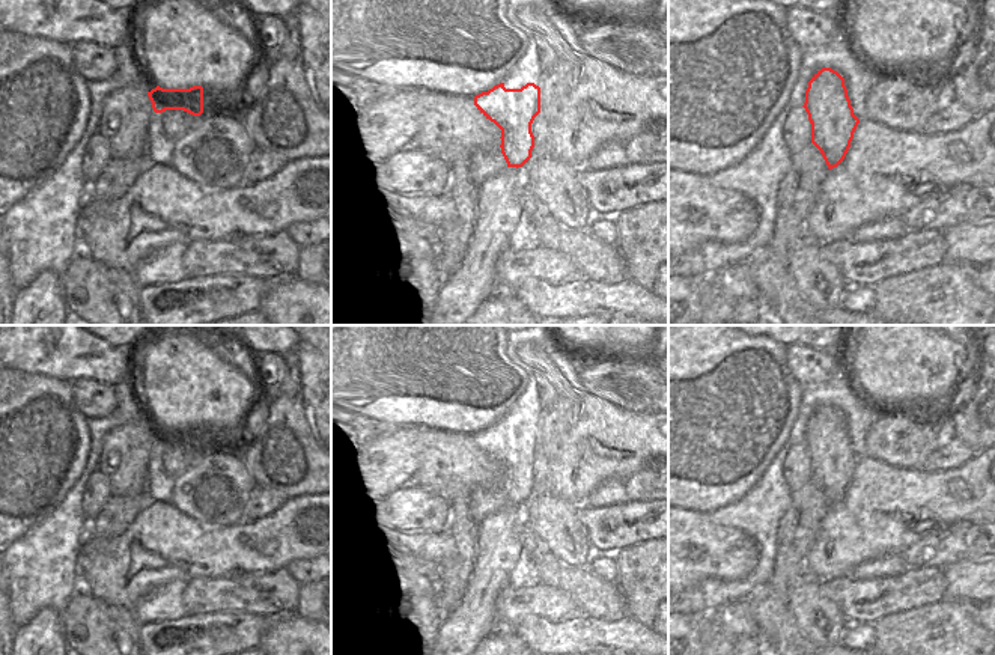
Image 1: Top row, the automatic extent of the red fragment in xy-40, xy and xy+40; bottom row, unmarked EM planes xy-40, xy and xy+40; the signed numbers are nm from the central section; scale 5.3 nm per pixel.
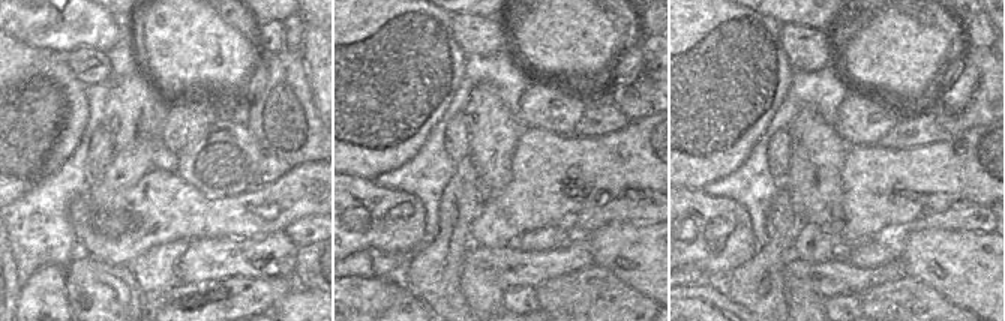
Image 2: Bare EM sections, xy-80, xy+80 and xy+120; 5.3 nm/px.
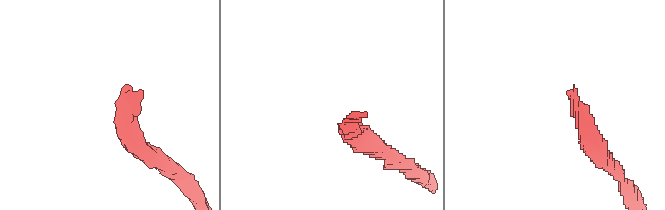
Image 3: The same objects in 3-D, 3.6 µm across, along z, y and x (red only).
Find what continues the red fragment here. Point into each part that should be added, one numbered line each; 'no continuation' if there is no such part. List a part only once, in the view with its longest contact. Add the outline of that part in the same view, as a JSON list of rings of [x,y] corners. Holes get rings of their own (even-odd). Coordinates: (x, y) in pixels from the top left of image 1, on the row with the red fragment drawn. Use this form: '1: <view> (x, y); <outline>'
1: xy (453, 128); [[[423,90],[420,148],[452,164],[479,149],[498,148],[501,129],[476,105],[474,98]]]

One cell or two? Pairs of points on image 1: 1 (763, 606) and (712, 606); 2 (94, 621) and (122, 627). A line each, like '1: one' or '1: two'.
1: two
2: one

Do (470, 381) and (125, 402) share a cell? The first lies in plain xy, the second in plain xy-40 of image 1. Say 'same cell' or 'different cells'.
different cells

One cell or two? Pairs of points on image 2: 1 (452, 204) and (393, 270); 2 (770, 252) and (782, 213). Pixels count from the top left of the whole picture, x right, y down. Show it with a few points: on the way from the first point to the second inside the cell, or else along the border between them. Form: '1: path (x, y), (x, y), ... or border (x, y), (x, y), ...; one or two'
1: border (413, 254), (399, 276); two
2: path (779, 243), (782, 222); one

